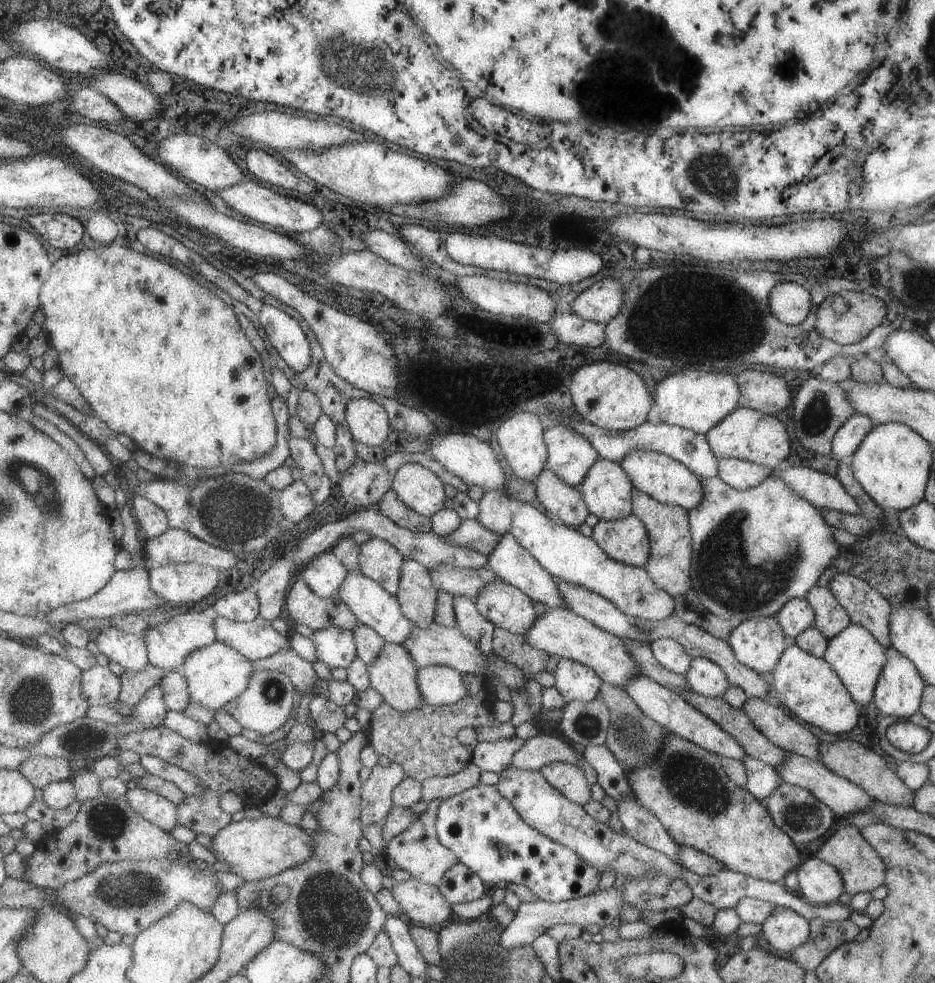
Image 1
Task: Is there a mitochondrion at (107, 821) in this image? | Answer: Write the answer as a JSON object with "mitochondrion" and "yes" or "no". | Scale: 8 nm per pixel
{"mitochondrion":"yes"}

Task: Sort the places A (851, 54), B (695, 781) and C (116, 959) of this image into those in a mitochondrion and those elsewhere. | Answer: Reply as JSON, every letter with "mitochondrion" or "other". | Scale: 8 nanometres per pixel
{"A":"other","B":"mitochondrion","C":"other"}

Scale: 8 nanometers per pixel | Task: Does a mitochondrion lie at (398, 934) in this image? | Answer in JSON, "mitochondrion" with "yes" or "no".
{"mitochondrion":"no"}

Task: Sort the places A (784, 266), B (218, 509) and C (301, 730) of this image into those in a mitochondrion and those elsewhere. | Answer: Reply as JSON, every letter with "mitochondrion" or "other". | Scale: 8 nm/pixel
{"A":"other","B":"mitochondrion","C":"other"}

